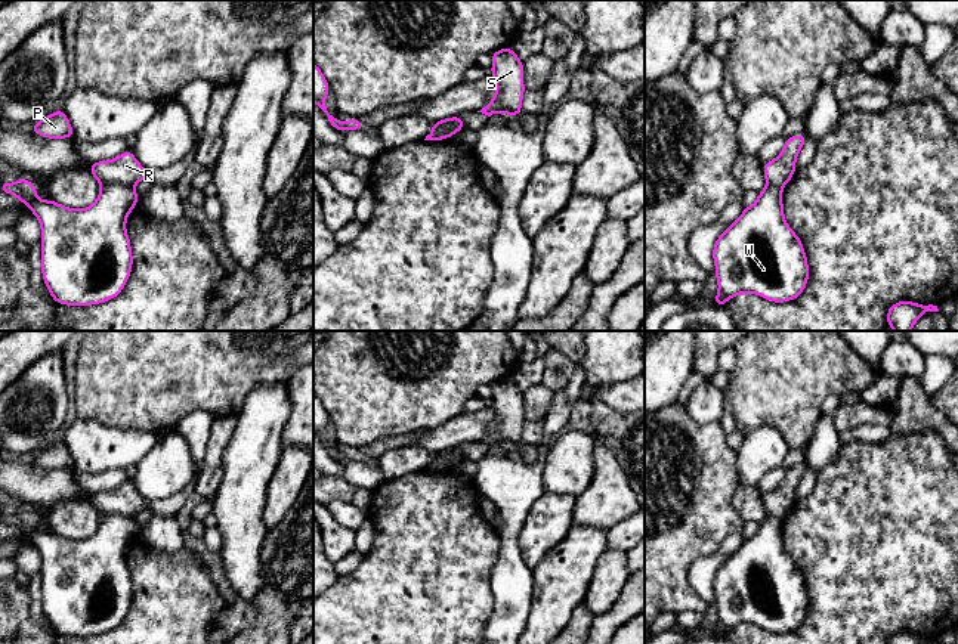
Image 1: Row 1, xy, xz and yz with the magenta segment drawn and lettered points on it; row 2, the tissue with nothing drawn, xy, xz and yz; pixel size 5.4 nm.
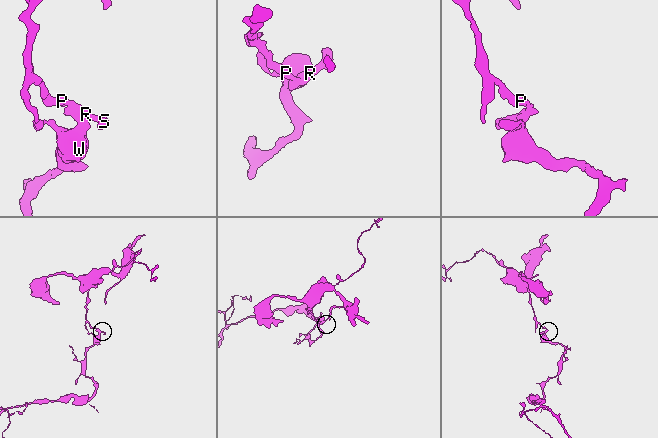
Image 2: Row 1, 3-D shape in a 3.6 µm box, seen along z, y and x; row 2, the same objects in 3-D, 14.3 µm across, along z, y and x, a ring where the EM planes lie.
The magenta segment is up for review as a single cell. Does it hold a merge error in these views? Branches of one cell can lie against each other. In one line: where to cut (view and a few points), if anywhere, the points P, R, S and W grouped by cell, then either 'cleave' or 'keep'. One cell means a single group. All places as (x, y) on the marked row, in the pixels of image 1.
cut xy (132, 185), (105, 183), (101, 186); groups P R S / W; cleave

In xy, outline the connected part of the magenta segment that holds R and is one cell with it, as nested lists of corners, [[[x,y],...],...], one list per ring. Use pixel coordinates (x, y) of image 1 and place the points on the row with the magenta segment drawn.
[[[132,149],[123,152],[114,160],[93,162],[89,171],[101,186],[109,183],[135,186],[149,176],[149,171],[137,162]]]

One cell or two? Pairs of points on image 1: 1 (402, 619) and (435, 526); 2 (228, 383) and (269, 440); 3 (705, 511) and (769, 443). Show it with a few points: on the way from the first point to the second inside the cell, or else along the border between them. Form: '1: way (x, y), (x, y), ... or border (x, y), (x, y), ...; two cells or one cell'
1: way (422, 595), (432, 560), (432, 550); one cell
2: border (272, 384), (257, 384), (246, 396), (237, 415); two cells
3: border (735, 451), (736, 480), (739, 483); two cells

